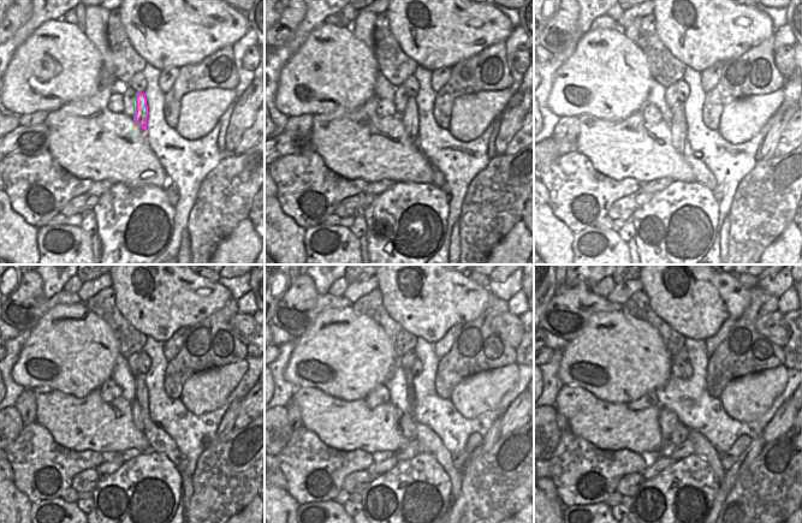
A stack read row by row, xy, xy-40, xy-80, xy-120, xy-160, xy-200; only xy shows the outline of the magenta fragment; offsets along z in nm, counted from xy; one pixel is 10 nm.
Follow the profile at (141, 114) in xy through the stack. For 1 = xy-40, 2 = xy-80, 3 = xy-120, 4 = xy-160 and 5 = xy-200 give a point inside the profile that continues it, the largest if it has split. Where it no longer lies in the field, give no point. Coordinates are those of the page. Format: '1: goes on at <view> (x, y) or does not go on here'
1: goes on at xy-40 (409, 118)
2: goes on at xy-80 (678, 128)
3: goes on at xy-120 (141, 403)
4: goes on at xy-160 (408, 427)
5: goes on at xy-200 (681, 432)

